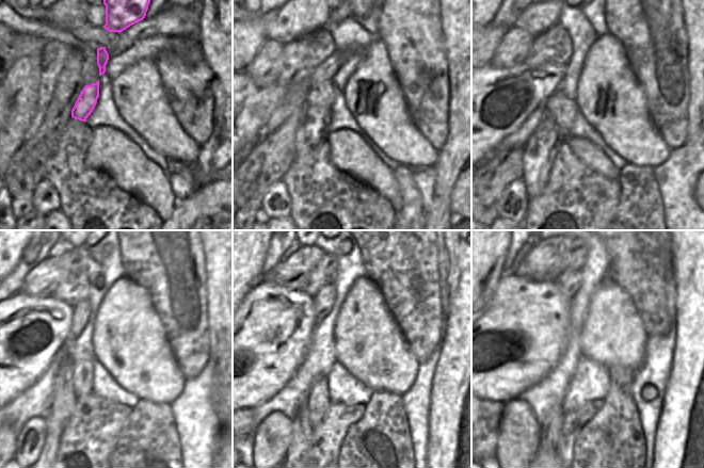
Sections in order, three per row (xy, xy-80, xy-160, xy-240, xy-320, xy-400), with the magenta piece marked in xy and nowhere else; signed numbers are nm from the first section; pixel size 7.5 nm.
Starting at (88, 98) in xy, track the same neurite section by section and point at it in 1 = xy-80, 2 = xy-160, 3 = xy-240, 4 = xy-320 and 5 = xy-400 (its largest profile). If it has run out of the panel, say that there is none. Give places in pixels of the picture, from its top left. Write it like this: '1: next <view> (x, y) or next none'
1: next xy-80 (313, 129)
2: next xy-160 (540, 150)
3: next xy-240 (63, 398)
4: next xy-320 (302, 431)
5: next xy-400 (541, 447)

